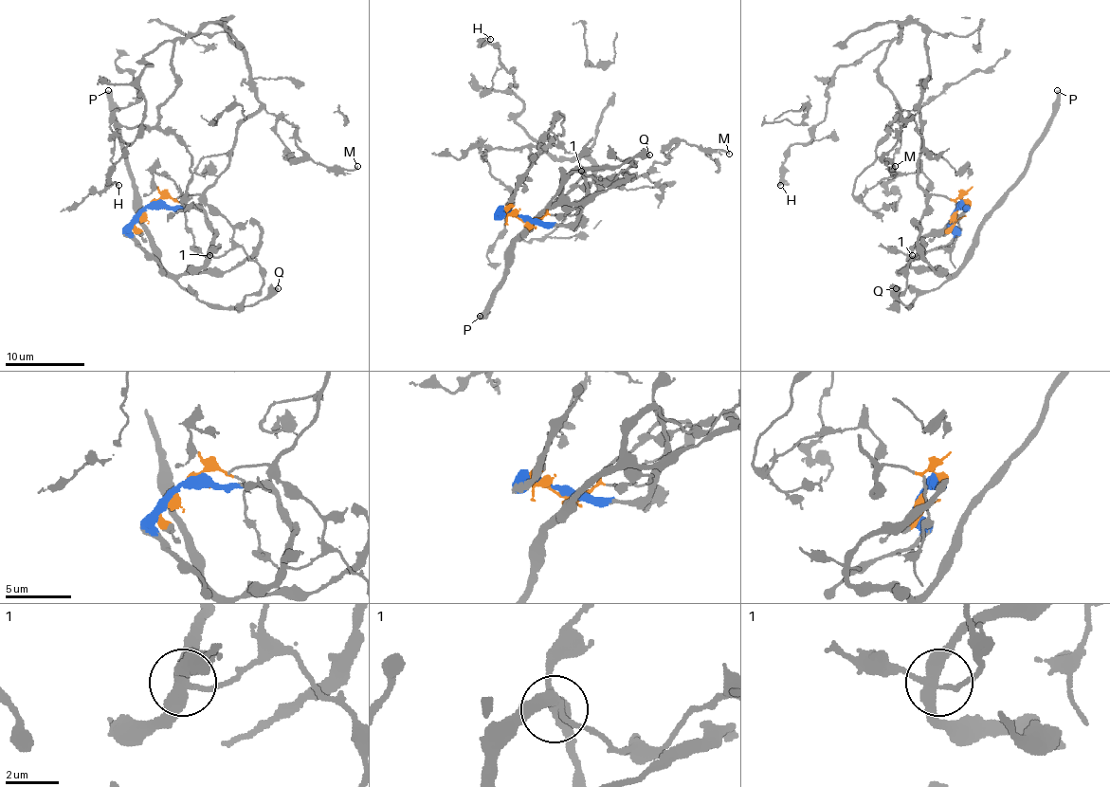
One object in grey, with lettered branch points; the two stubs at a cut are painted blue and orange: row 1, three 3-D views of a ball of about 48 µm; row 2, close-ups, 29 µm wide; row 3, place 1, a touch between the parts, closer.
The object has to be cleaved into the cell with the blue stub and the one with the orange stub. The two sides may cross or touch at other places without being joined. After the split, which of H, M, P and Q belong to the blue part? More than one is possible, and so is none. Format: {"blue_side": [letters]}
{"blue_side": ["P", "Q"]}

